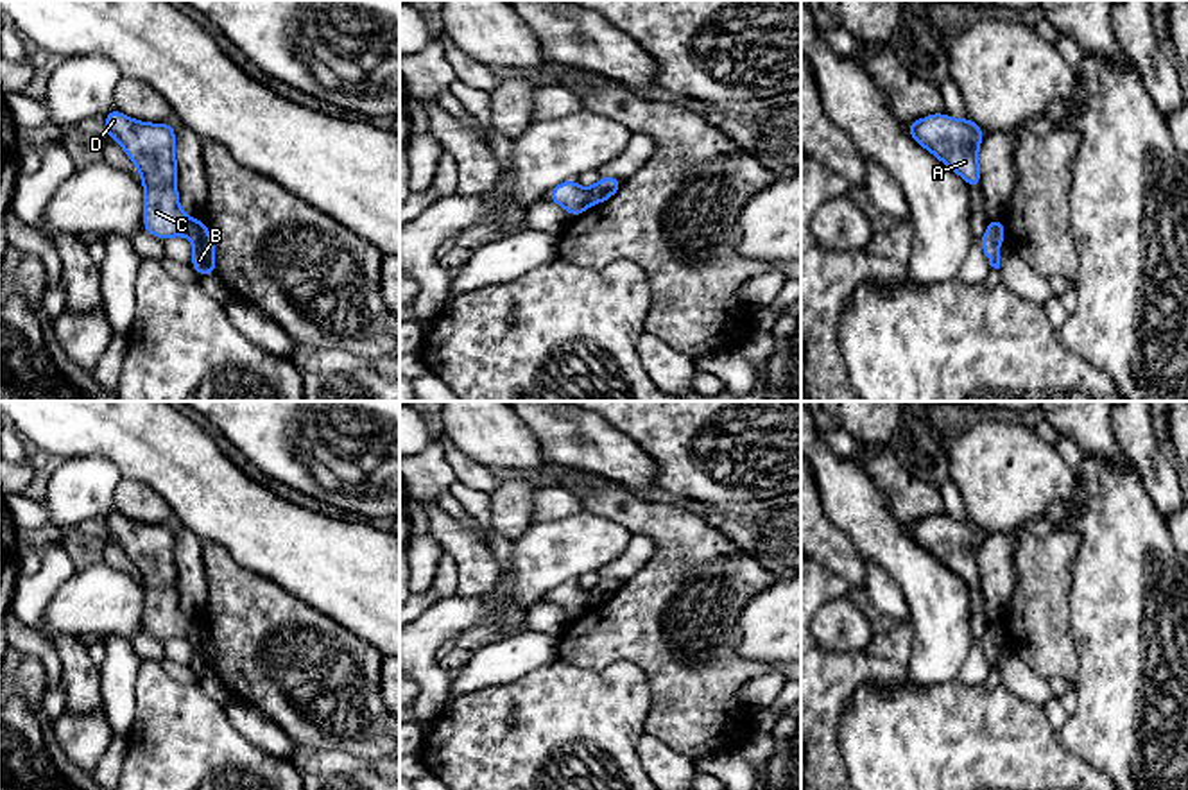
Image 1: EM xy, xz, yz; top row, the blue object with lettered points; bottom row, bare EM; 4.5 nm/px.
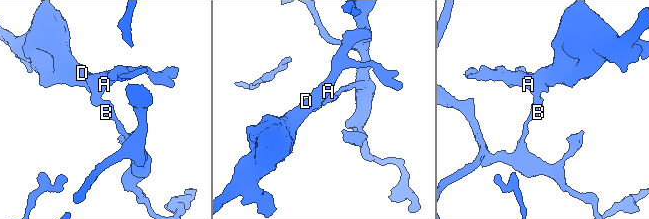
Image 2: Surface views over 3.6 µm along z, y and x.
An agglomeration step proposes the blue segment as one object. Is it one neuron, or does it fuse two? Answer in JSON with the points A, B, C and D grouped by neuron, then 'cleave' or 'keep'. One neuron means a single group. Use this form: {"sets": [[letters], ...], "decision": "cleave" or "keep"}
{"sets": [["A", "C", "D"], ["B"]], "decision": "cleave"}

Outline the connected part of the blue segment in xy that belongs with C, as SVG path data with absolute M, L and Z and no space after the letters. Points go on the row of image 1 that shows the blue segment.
M116 107L102 120L106 138L115 138L142 174L145 192L143 229L159 240L188 235L192 219L179 208L172 122L133 120Z

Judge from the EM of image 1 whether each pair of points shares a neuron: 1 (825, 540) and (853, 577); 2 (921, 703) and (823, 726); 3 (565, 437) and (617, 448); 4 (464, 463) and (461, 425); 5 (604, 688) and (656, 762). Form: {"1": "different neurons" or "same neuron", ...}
{"1": "same neuron", "2": "different neurons", "3": "same neuron", "4": "different neurons", "5": "different neurons"}

